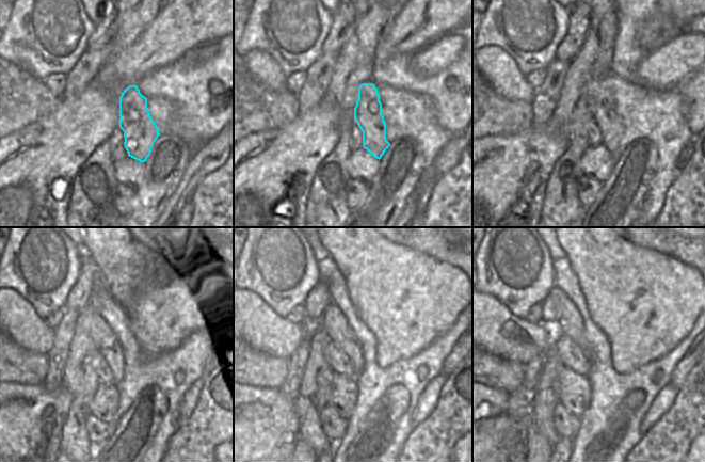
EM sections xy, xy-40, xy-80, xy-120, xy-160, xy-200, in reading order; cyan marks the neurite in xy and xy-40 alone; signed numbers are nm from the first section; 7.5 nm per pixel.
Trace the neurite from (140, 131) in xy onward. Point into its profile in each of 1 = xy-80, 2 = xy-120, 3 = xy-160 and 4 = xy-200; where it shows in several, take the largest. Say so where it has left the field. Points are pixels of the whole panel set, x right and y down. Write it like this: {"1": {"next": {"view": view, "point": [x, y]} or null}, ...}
{"1": {"next": {"view": "xy-80", "point": [601, 100]}}, "2": {"next": {"view": "xy-120", "point": [100, 333]}}, "3": {"next": {"view": "xy-160", "point": [333, 321]}}, "4": {"next": {"view": "xy-200", "point": [570, 321]}}}

